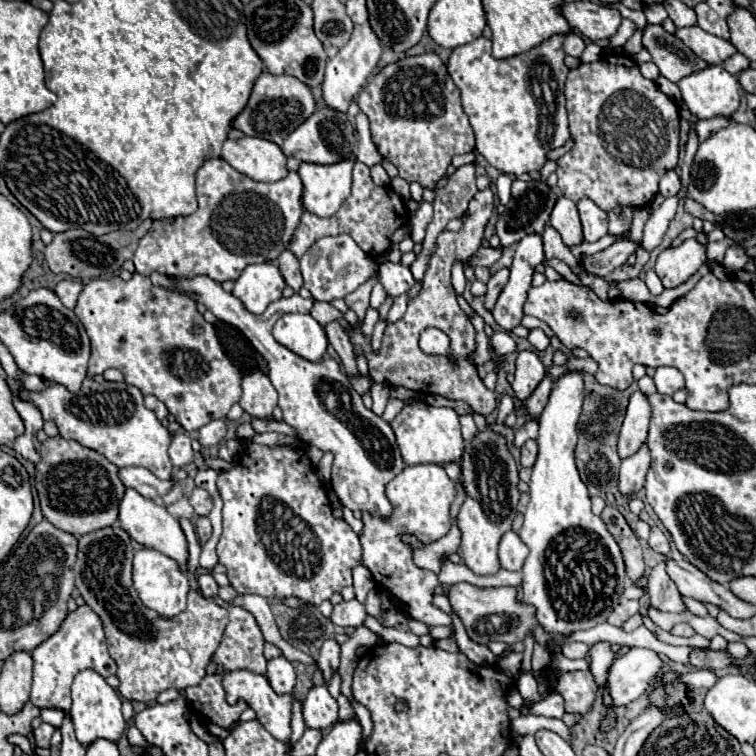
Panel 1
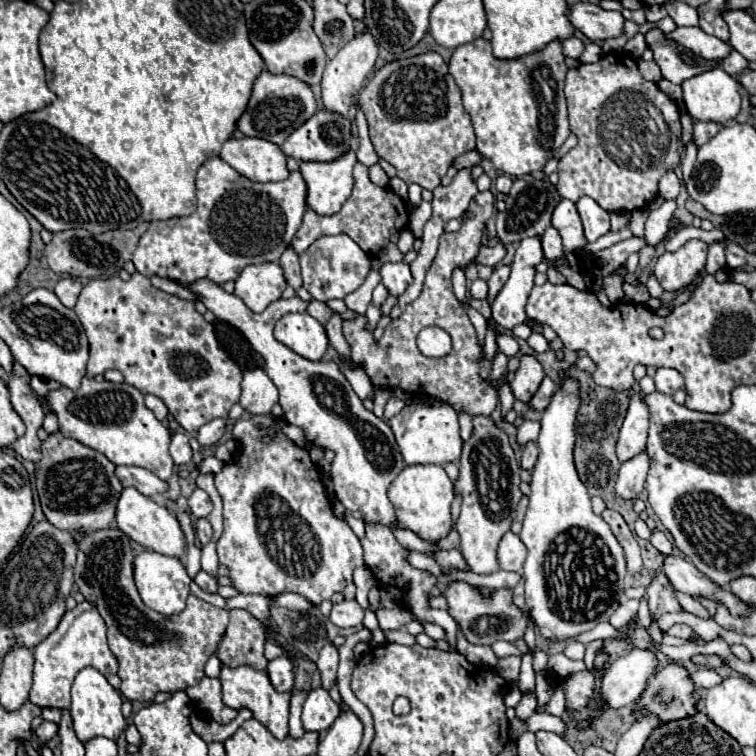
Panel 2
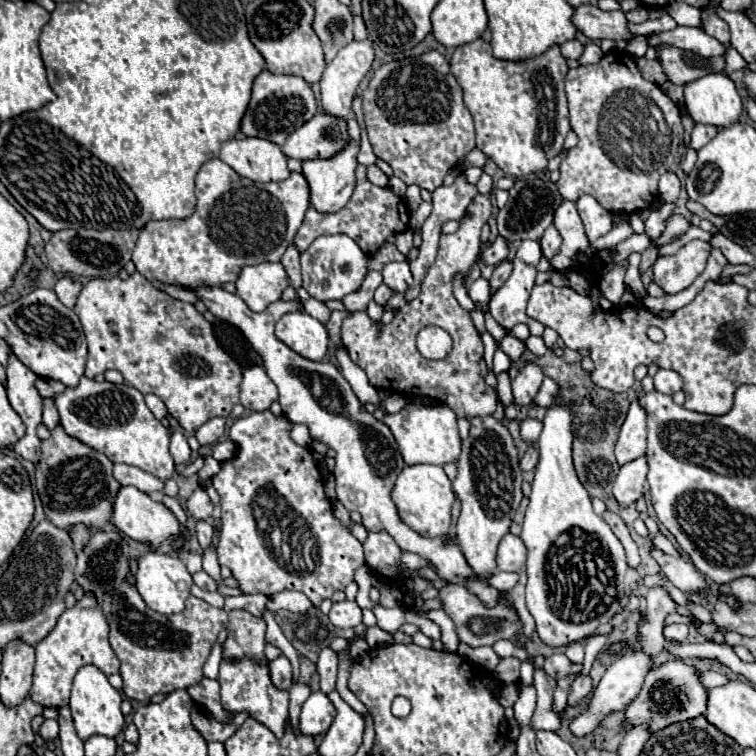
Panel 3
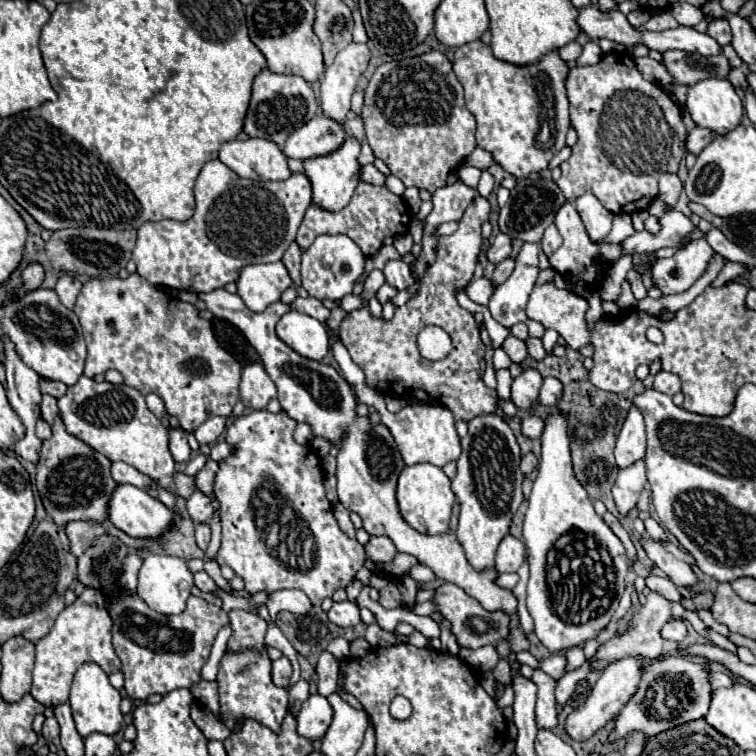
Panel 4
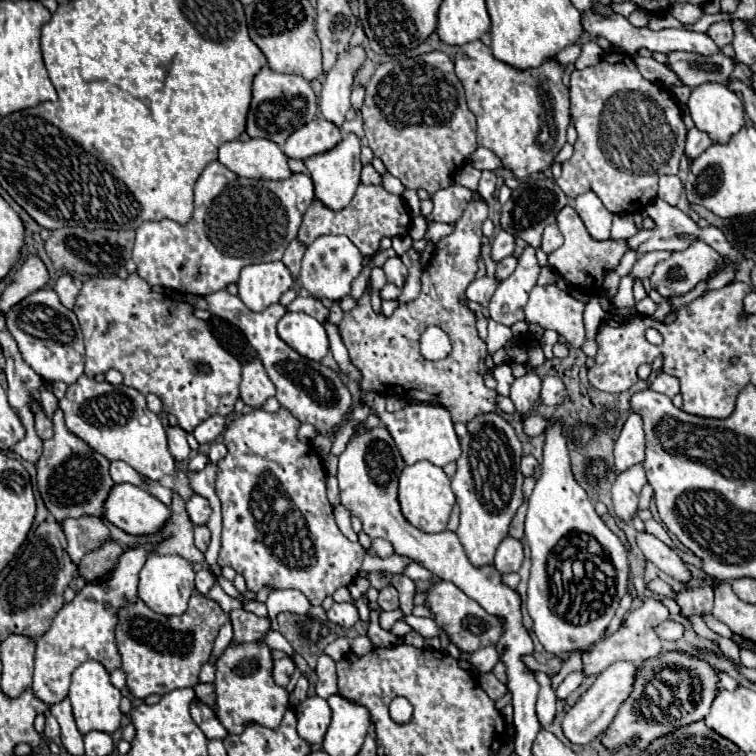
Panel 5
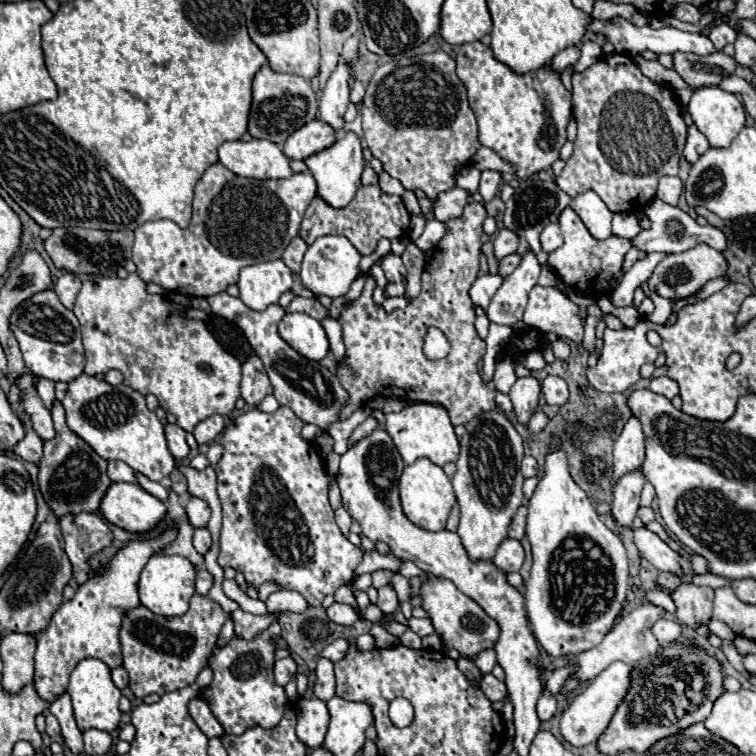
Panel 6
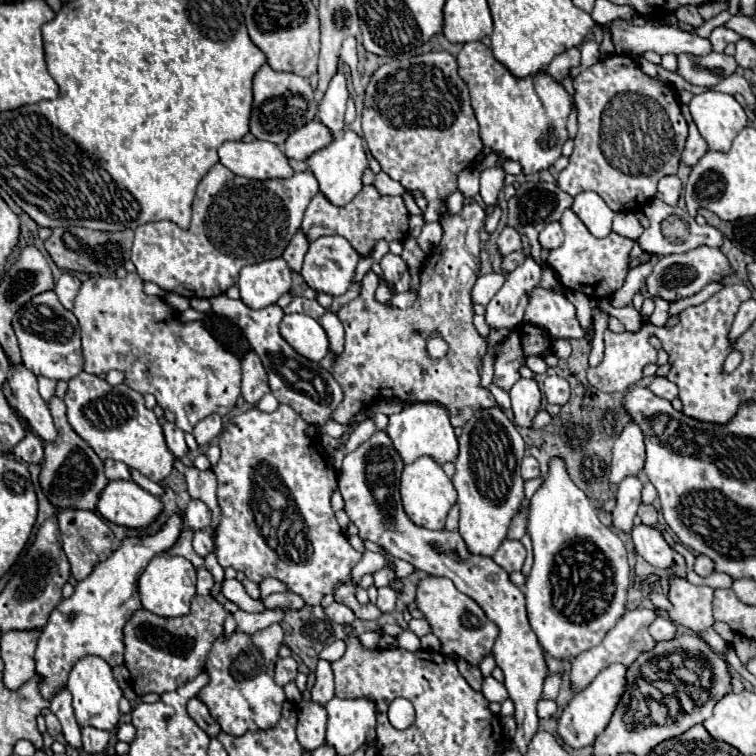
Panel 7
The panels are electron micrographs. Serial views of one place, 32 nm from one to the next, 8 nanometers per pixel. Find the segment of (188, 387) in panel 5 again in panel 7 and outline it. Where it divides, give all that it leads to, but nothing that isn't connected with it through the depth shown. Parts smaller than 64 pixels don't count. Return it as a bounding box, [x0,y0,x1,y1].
[72,274,240,432]

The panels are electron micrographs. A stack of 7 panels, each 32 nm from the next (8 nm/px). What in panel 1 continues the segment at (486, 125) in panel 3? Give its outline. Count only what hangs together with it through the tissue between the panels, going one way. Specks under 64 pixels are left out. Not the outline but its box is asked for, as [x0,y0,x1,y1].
[446,36,570,176]

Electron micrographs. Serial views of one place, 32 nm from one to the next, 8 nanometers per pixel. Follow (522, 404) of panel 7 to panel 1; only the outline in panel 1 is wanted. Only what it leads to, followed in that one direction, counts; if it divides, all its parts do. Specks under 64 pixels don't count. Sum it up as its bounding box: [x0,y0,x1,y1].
[512,352,546,400]

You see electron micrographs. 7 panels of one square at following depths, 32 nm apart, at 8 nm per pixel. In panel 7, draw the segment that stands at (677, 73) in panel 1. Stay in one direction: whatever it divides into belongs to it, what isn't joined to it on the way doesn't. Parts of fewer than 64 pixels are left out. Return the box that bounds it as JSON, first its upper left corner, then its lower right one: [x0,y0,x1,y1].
[678,52,736,86]

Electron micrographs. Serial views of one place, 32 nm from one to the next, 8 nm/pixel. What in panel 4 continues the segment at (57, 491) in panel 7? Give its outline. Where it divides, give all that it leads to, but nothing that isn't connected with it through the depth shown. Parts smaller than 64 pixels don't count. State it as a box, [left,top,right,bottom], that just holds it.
[36,414,118,526]

